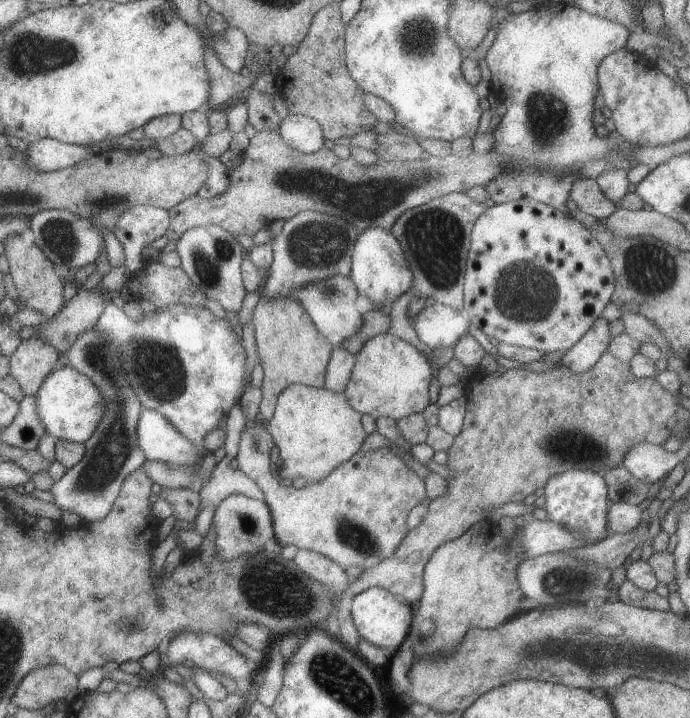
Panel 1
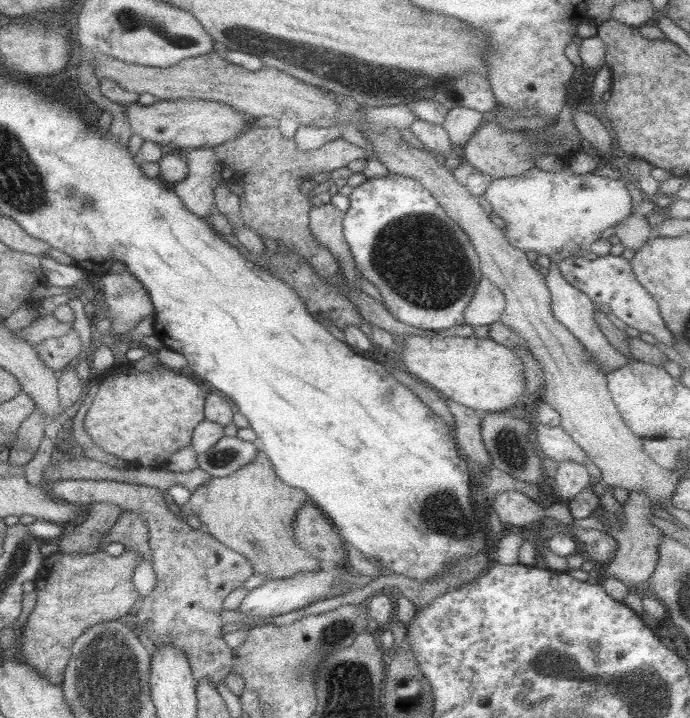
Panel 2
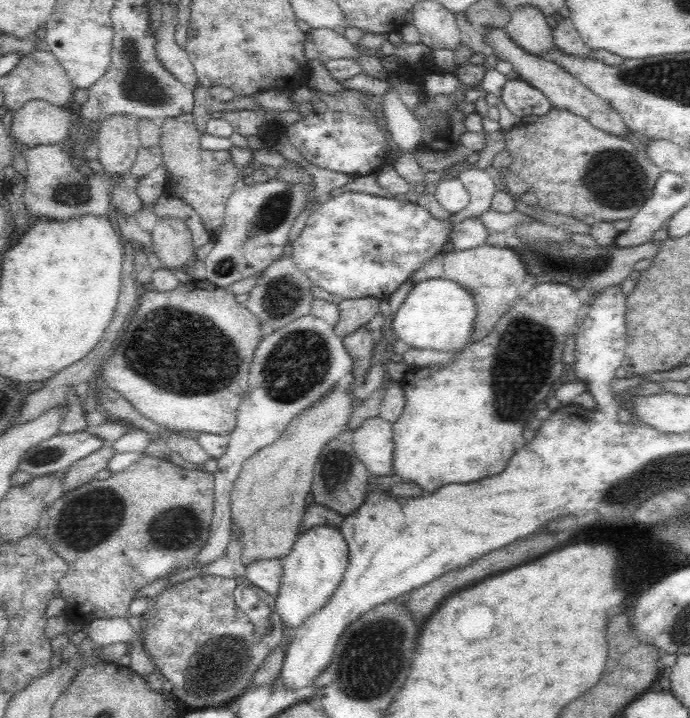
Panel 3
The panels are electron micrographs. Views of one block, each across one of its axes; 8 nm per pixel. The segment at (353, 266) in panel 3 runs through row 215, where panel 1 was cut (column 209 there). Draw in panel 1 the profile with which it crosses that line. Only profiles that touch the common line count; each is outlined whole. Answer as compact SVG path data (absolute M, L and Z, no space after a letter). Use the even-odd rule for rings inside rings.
M105 300L101 304L97 330L105 332L107 342L119 344L123 370L143 410L157 410L157 414L171 420L173 428L195 446L203 444L207 432L223 426L229 408L237 404L245 392L245 350L231 326L213 316L209 308L173 304L133 322L123 314L119 302Z

